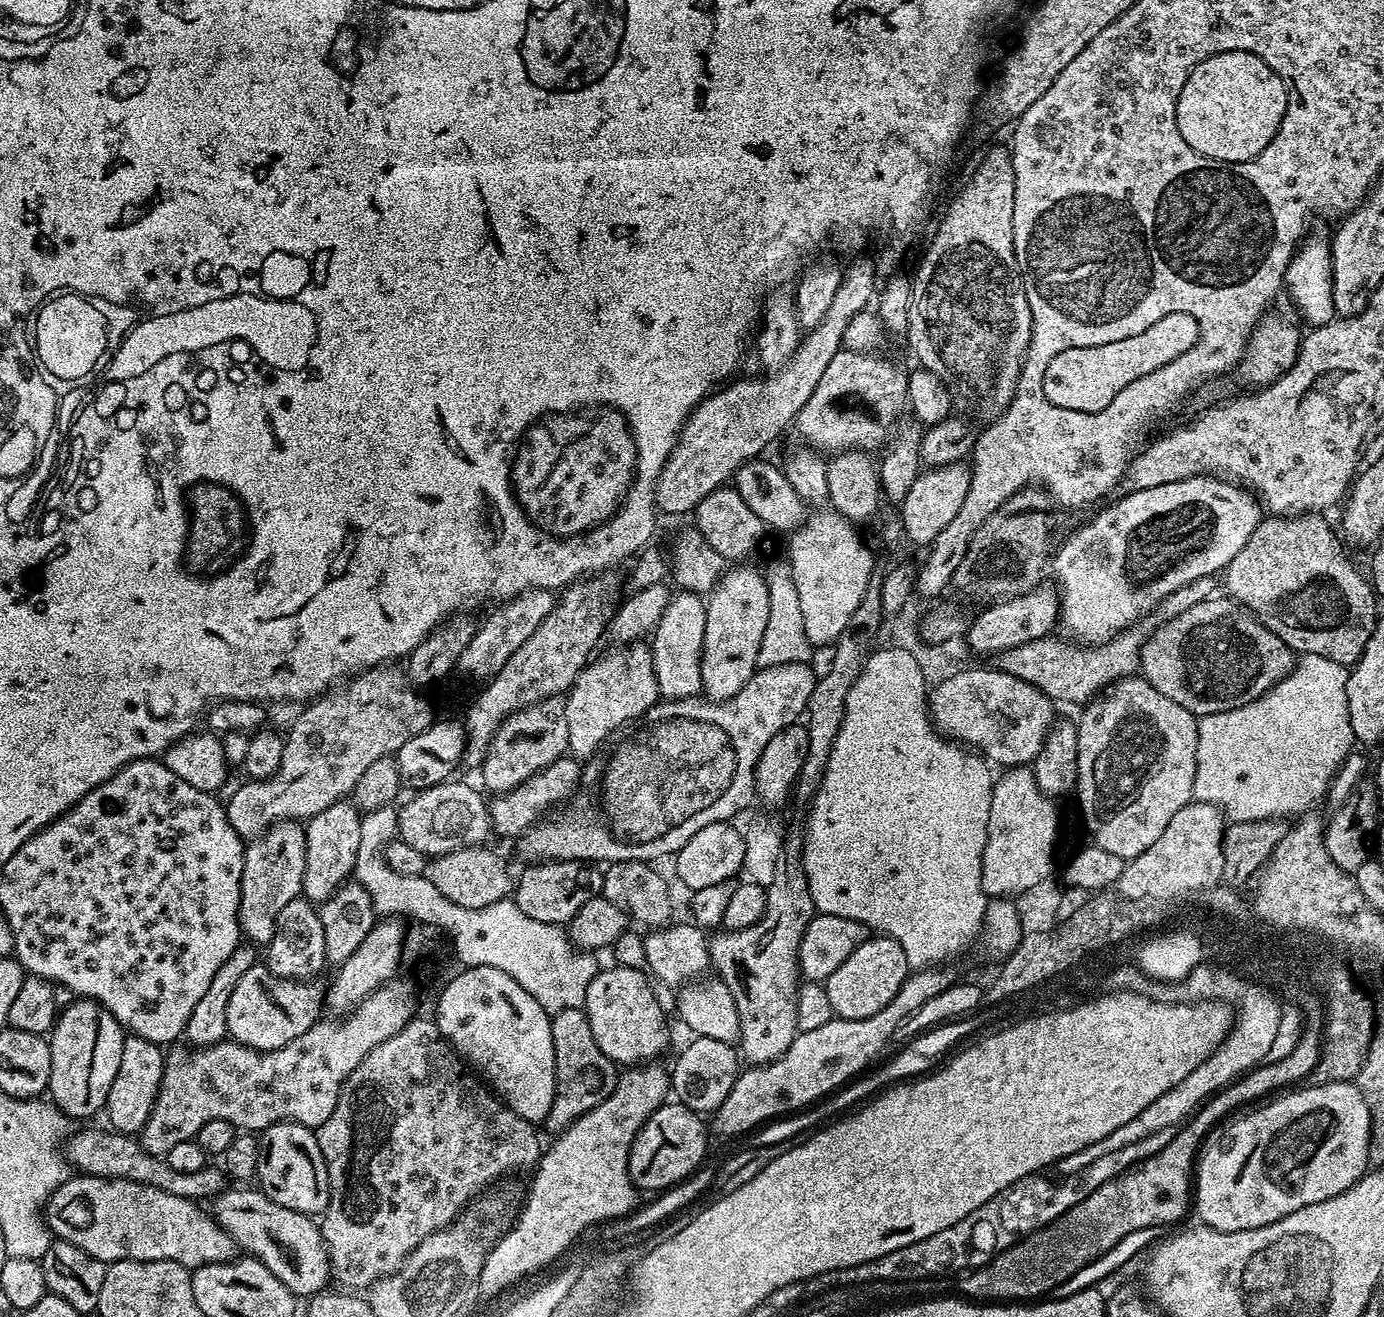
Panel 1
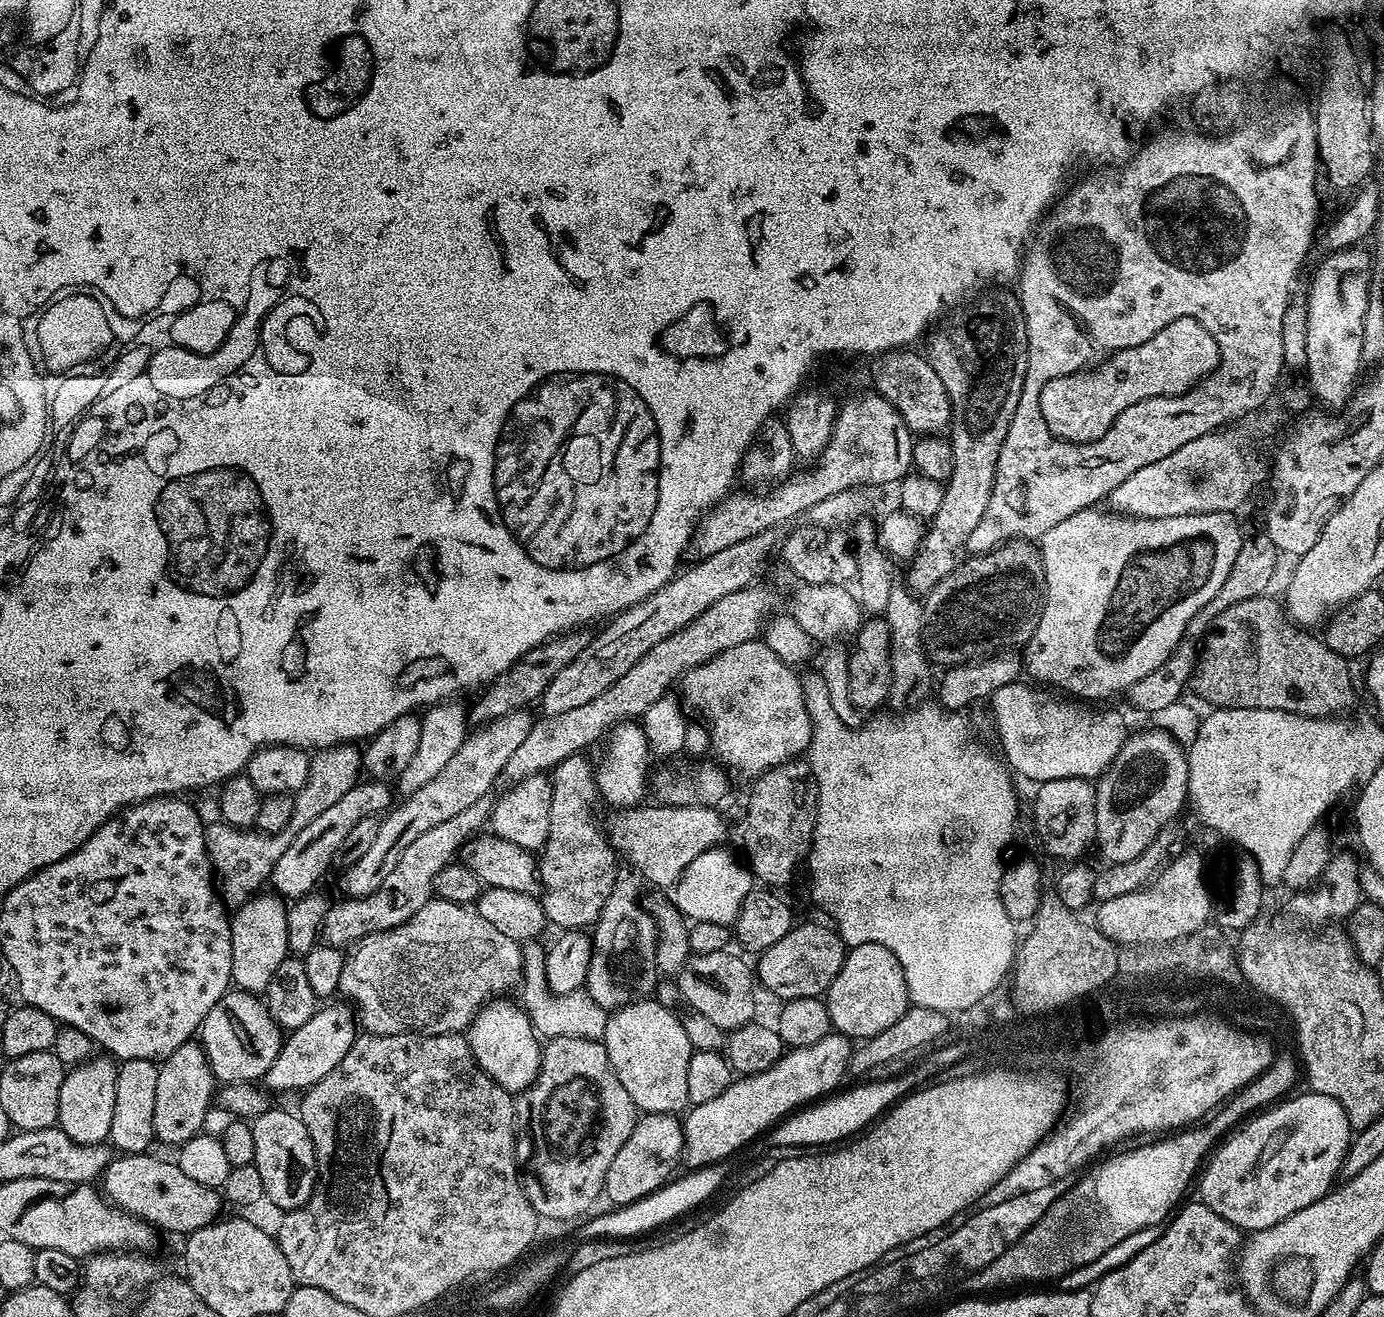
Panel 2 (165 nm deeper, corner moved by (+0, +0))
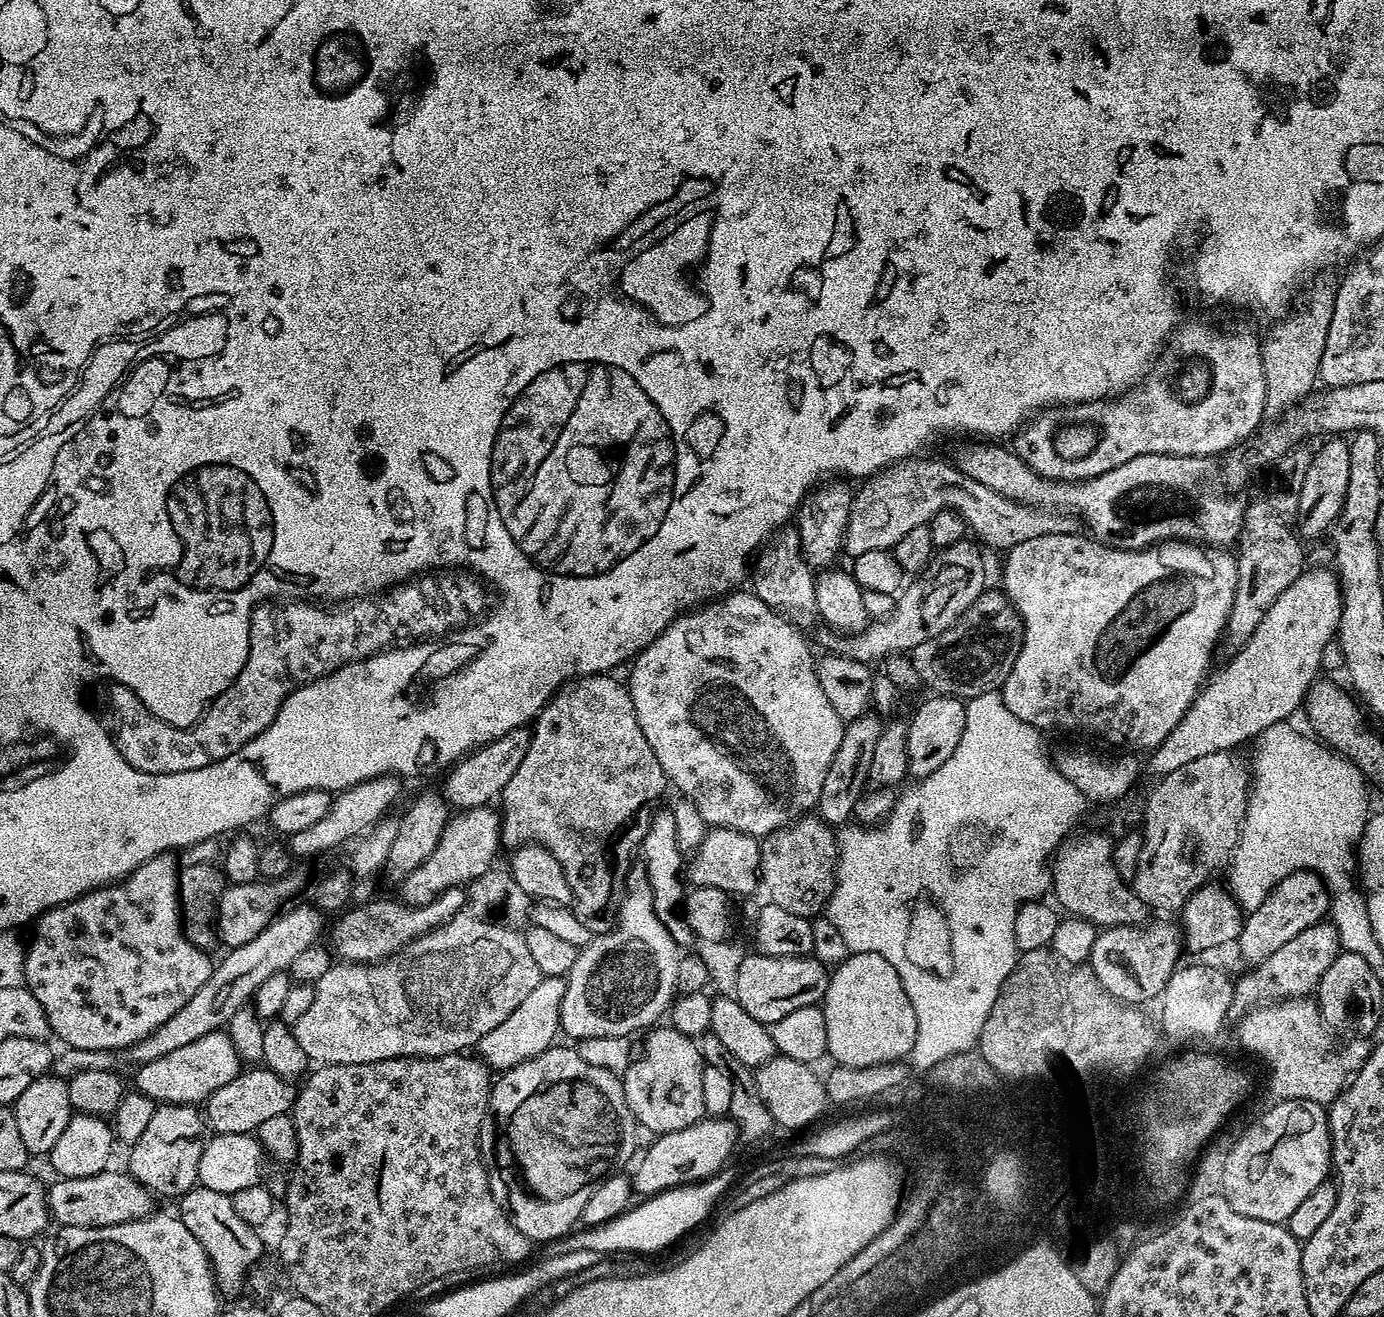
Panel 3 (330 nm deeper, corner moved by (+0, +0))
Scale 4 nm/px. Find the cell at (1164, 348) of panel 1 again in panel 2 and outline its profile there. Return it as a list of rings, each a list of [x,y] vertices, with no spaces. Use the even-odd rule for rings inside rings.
[[[1178,318],[1164,326],[1162,330],[1158,330],[1157,334],[1154,334],[1153,338],[1148,338],[1146,342],[1123,348],[1114,357],[1101,361],[1094,371],[1049,383],[1046,389],[1043,389],[1043,413],[1053,429],[1054,420],[1060,418],[1060,414],[1064,416],[1064,412],[1100,412],[1104,406],[1110,406],[1119,413],[1121,408],[1127,407],[1127,404],[1144,398],[1185,394],[1199,381],[1211,375],[1219,364],[1220,351],[1214,336],[1196,319]]]

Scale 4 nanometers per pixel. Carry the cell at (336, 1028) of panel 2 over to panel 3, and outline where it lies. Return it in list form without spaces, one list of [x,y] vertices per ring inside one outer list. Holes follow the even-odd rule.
[[[252,1066],[241,1071],[234,1082],[226,1082],[222,1090],[214,1090],[206,1101],[206,1120],[213,1133],[219,1134],[252,1134],[266,1122],[266,1118],[278,1118],[291,1113],[296,1103],[297,1089],[291,1088],[289,1081],[276,1072],[263,1066]]]

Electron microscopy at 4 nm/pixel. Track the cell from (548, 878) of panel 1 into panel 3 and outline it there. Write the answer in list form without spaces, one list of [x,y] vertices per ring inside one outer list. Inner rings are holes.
[[[612,674],[582,676],[567,690],[553,695],[531,725],[532,741],[526,750],[526,758],[522,758],[522,766],[518,766],[514,778],[510,778],[502,793],[504,808],[500,838],[503,847],[515,850],[521,844],[535,842],[549,848],[553,844],[558,862],[568,875],[575,903],[581,904],[579,915],[590,929],[597,927],[596,912],[592,908],[602,907],[608,900],[604,892],[612,888],[612,868],[608,865],[612,855],[616,852],[617,874],[620,878],[627,877],[634,863],[632,852],[634,856],[634,849],[652,824],[654,808],[648,803],[658,799],[666,785],[662,766],[658,758],[654,758],[646,734],[642,734],[642,726],[638,726],[628,689],[614,677]]]

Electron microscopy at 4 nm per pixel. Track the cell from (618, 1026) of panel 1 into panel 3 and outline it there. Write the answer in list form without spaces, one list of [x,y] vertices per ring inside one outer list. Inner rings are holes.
[[[656,1026],[647,1033],[644,1040],[644,1057],[633,1059],[622,1074],[624,1097],[630,1106],[637,1125],[641,1129],[649,1128],[652,1134],[677,1132],[691,1124],[697,1124],[705,1115],[702,1102],[702,1074],[706,1063],[701,1055],[701,1045],[693,1037],[682,1034],[676,1028]]]

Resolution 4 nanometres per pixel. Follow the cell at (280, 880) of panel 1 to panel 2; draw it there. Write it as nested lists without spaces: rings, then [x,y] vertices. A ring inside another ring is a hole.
[[[265,894],[253,895],[241,908],[235,909],[231,913],[230,942],[232,943],[232,984],[239,991],[253,994],[263,994],[268,988],[270,978],[278,971],[278,966],[282,966],[284,960],[289,959],[288,939],[286,938],[286,914],[288,908],[285,901],[279,895],[264,896]]]

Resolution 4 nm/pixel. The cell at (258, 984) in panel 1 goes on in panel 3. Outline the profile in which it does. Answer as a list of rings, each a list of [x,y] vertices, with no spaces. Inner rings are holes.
[[[221,1030],[202,1034],[196,1042],[190,1042],[190,1046],[178,1046],[178,1050],[170,1050],[170,1054],[162,1054],[162,1058],[154,1058],[154,1062],[139,1065],[135,1069],[136,1084],[135,1091],[146,1094],[150,1099],[161,1104],[191,1104],[199,1105],[207,1101],[214,1090],[222,1090],[226,1082],[234,1082],[234,1078],[242,1071],[240,1051],[236,1049],[236,1043],[228,1036],[227,1031]]]

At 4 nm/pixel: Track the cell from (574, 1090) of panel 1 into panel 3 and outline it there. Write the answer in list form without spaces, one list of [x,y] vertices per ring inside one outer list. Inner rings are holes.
[[[551,1046],[545,1052],[538,1054],[534,1058],[530,1058],[526,1062],[522,1062],[521,1064],[515,1064],[513,1068],[501,1071],[499,1075],[495,1077],[493,1086],[492,1086],[492,1098],[490,1101],[490,1124],[493,1124],[496,1127],[496,1168],[500,1171],[500,1180],[502,1183],[508,1187],[508,1204],[506,1200],[506,1208],[510,1213],[510,1219],[512,1224],[523,1236],[527,1238],[530,1242],[536,1242],[536,1240],[540,1240],[539,1242],[547,1242],[549,1240],[559,1240],[561,1236],[567,1236],[569,1233],[573,1231],[577,1227],[578,1221],[583,1217],[584,1207],[586,1206],[586,1202],[590,1202],[590,1194],[594,1194],[594,1190],[603,1180],[607,1180],[610,1175],[610,1169],[608,1167],[611,1166],[612,1163],[615,1162],[619,1156],[628,1156],[632,1151],[636,1148],[636,1132],[638,1133],[638,1125],[636,1122],[636,1117],[633,1116],[632,1111],[630,1110],[630,1106],[626,1102],[626,1098],[624,1097],[624,1085],[622,1083],[621,1077],[610,1071],[608,1068],[603,1068],[602,1066],[594,1066],[590,1062],[586,1062],[586,1058],[582,1058],[579,1054],[579,1051],[575,1047],[572,1048],[558,1048],[559,1046]]]

